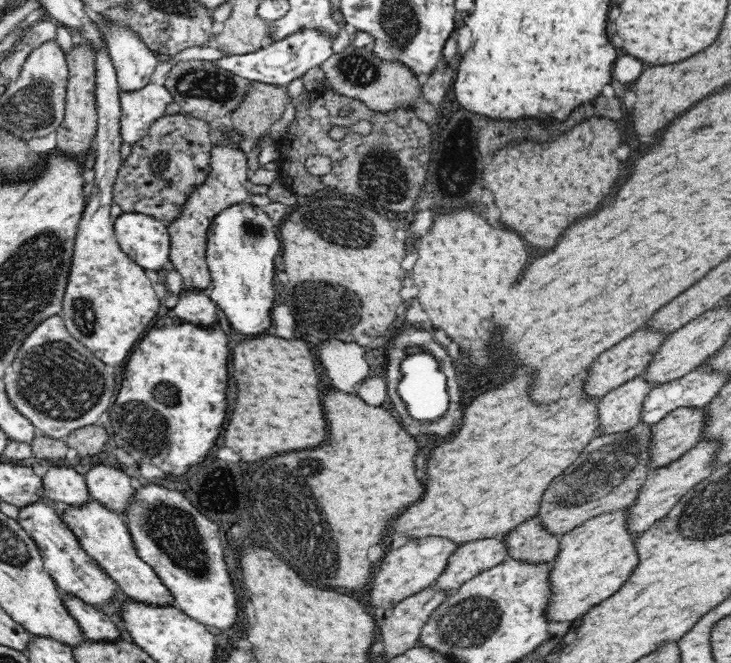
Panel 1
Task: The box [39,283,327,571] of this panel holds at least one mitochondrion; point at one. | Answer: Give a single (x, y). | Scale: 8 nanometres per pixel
(142, 422)

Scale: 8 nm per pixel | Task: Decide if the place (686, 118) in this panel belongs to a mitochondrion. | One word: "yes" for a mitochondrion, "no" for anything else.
no

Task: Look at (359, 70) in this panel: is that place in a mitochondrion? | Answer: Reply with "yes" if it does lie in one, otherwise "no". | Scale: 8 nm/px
yes

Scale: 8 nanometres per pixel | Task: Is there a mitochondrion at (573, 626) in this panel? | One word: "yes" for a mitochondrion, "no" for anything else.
no

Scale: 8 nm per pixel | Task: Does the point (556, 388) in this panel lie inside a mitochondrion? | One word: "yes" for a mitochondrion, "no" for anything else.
no

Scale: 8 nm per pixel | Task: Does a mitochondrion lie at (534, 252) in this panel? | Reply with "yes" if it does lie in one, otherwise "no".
no

